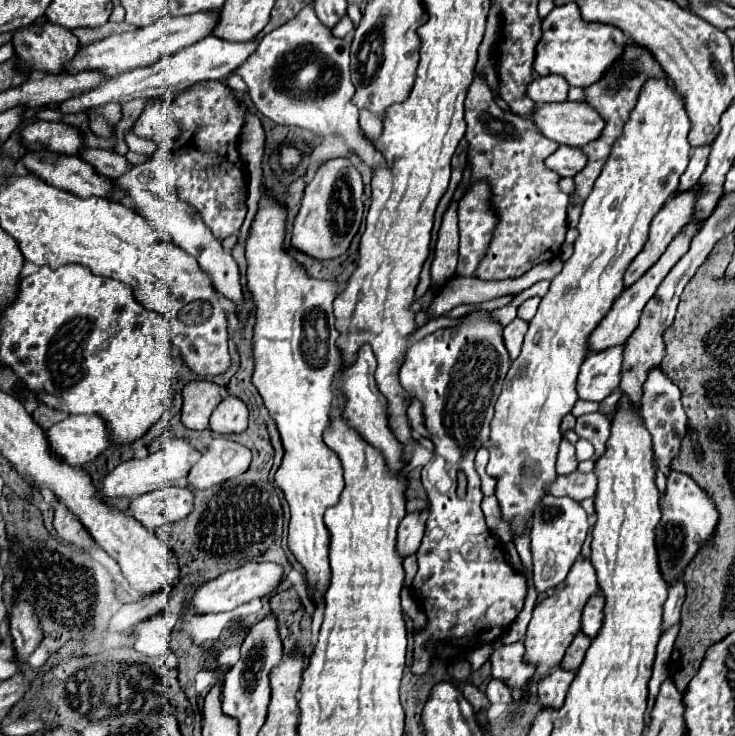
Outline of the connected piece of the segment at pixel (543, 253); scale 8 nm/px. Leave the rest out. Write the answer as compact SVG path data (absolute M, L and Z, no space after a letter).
M474 72L472 84L468 88L466 96L466 140L470 144L468 148L468 160L472 164L472 178L470 182L476 182L480 178L486 178L492 186L492 200L494 208L498 212L498 226L496 226L496 236L492 238L488 246L488 254L484 262L480 264L478 278L482 280L504 280L504 278L518 278L526 274L532 266L552 260L558 257L562 244L564 243L564 234L566 234L566 208L568 208L568 196L558 190L558 174L552 174L544 166L544 158L552 154L558 144L544 138L540 130L530 122L530 118L518 116L518 114L506 114L502 108L496 106L492 98L492 90L486 84L486 76L480 72Z

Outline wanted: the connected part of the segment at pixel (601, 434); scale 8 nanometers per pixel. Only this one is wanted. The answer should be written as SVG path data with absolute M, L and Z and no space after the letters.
M592 412L592 414L584 414L580 418L576 418L576 426L574 426L574 432L580 436L580 438L586 438L594 444L596 448L596 454L594 454L594 460L604 452L604 446L606 446L606 440L610 436L610 420L602 414L602 412Z

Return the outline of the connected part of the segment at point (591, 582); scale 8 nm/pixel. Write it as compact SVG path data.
M578 558L570 570L568 578L554 588L554 594L544 598L540 604L536 604L536 608L532 612L532 620L530 620L528 630L526 630L526 640L524 640L524 646L526 646L524 662L534 666L534 676L530 678L526 688L518 690L518 696L516 696L516 692L512 692L516 704L520 704L520 706L528 704L528 696L532 694L532 686L536 686L552 668L560 666L566 648L570 646L576 632L580 630L580 614L582 614L582 608L586 604L586 598L590 598L594 592L598 592L596 572L592 570L590 560Z

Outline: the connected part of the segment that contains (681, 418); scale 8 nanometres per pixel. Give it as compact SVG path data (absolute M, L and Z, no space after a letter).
M652 366L648 370L648 378L646 378L644 388L642 388L640 414L642 414L644 424L650 430L652 440L654 440L654 454L656 454L658 470L664 476L670 476L670 472L672 472L670 464L680 454L680 450L682 450L682 438L688 434L688 416L686 416L686 412L682 408L678 386L662 372L660 366Z

